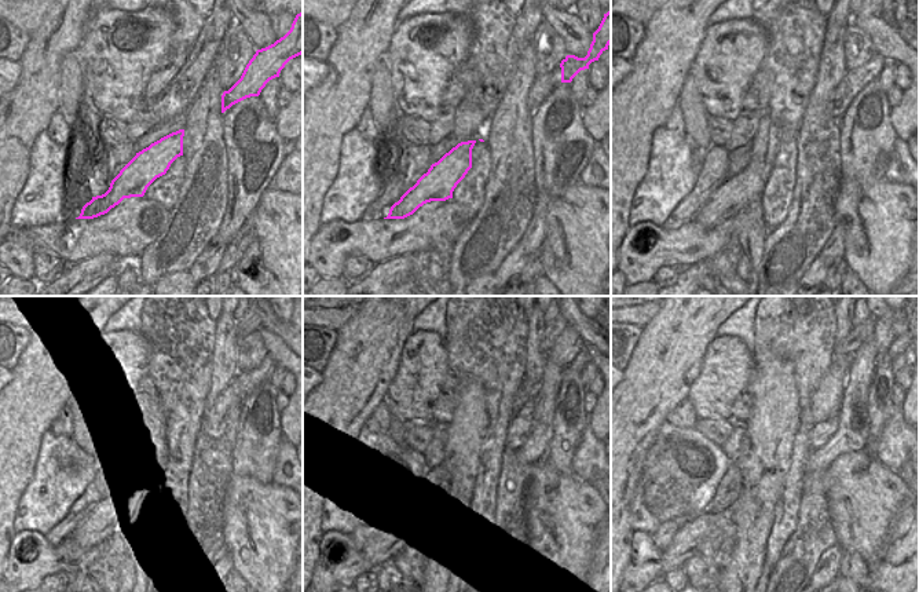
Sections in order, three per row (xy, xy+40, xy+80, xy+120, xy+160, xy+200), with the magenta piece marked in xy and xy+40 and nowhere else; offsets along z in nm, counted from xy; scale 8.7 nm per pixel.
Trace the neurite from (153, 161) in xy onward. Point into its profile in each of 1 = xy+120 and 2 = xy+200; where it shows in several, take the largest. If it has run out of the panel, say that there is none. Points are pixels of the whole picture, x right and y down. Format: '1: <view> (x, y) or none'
1: xy+120 (99, 522)
2: xy+200 (714, 525)

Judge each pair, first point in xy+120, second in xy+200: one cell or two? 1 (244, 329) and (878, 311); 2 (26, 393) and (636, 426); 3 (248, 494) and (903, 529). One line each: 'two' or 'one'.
1: two
2: one
3: two

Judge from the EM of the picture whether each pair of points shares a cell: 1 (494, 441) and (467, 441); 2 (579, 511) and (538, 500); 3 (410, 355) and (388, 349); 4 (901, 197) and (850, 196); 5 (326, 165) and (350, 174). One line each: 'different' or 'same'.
1: different
2: same
3: different
4: same
5: different

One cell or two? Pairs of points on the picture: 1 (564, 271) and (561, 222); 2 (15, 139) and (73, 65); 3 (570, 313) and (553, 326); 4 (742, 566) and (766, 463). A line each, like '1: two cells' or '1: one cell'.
1: one cell
2: two cells
3: two cells
4: one cell

